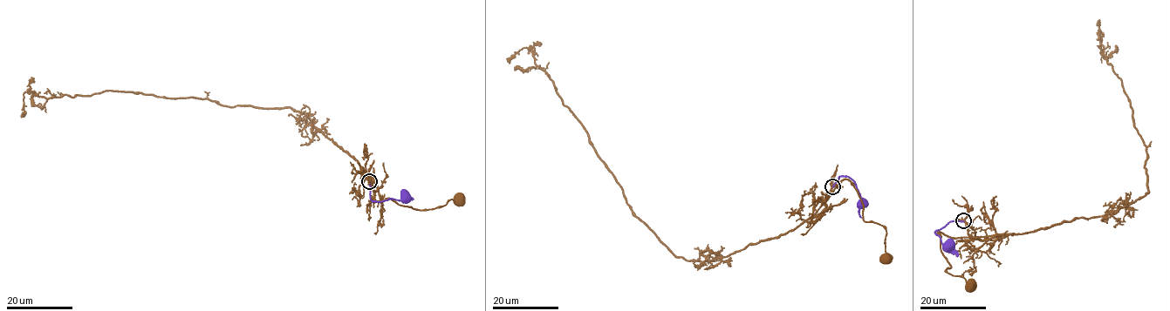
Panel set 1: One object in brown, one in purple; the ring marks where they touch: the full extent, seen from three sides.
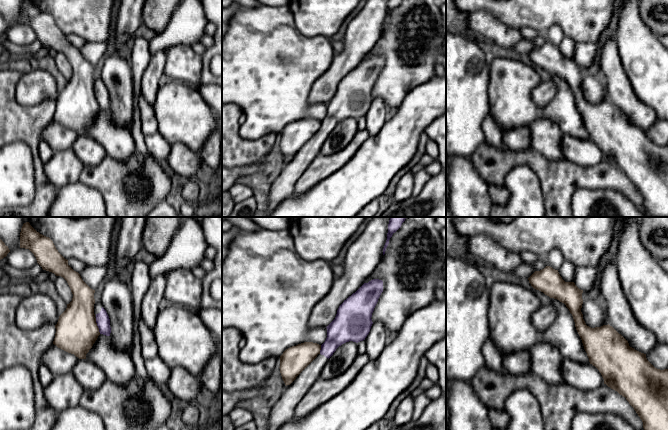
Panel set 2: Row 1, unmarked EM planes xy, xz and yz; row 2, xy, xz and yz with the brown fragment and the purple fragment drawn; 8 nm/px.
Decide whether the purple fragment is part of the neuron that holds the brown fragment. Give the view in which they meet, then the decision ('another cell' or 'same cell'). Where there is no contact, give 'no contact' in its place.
xy | another cell

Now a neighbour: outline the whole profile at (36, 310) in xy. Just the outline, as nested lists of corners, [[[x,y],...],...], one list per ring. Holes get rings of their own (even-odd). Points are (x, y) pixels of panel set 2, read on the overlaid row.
[[[33,292],[24,297],[15,311],[16,325],[23,330],[33,330],[45,324],[56,325],[59,319],[55,302],[47,295]]]

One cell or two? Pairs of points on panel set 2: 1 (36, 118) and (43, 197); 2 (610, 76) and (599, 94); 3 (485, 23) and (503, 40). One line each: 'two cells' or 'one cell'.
1: one cell
2: two cells
3: one cell

